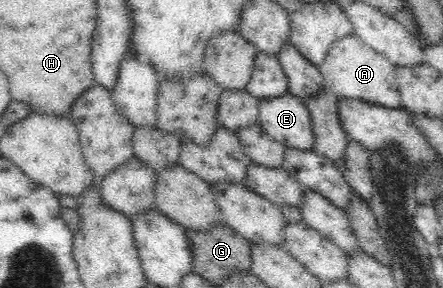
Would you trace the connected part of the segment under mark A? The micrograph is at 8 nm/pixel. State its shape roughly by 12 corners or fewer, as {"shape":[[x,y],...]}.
{"shape":[[354,33],[319,65],[338,99],[400,108],[395,67]]}

